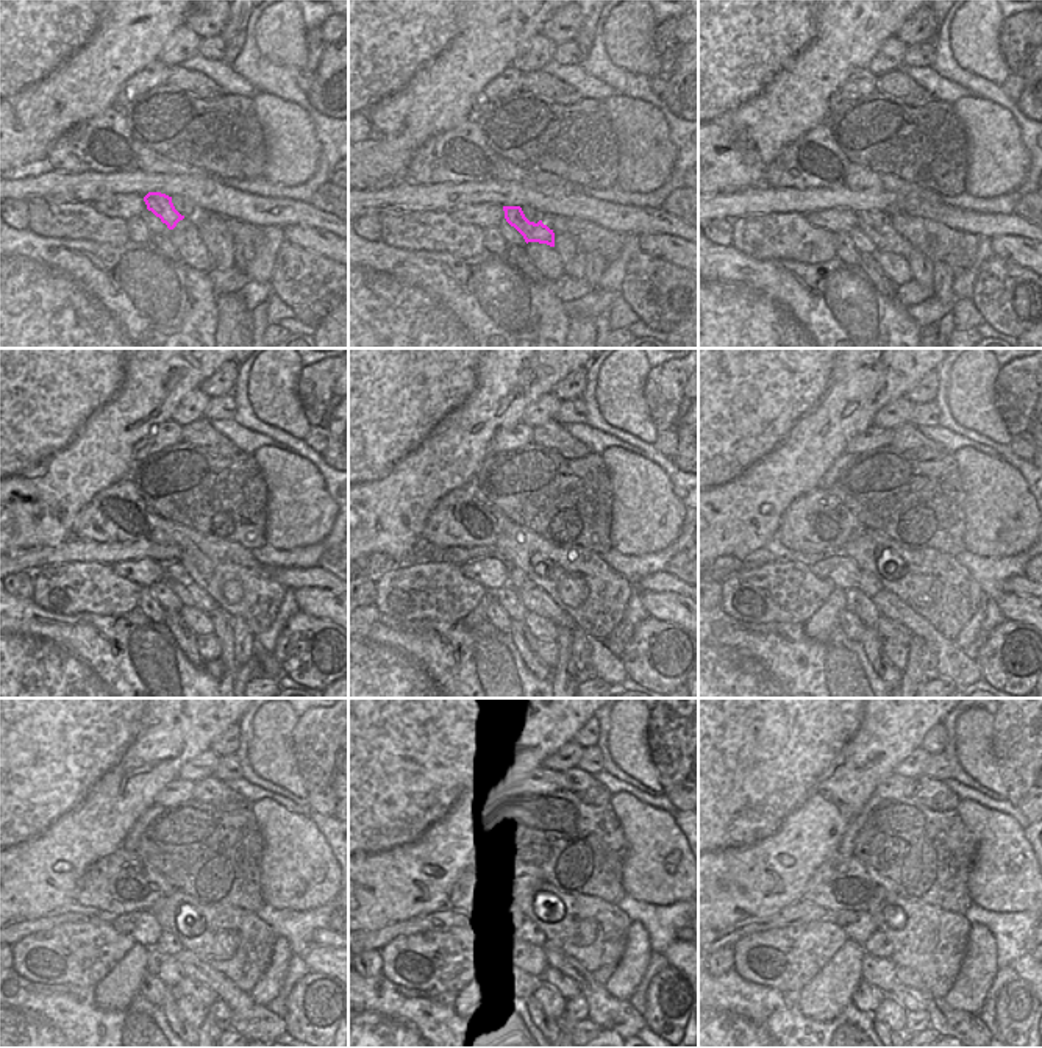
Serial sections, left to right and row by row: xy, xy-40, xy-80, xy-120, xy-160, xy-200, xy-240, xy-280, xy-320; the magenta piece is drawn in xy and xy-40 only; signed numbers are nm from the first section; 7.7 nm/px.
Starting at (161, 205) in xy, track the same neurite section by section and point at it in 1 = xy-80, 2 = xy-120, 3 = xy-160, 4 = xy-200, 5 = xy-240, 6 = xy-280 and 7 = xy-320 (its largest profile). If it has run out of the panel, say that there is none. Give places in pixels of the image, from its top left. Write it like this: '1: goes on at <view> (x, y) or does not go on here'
1: goes on at xy-80 (889, 239)
2: goes on at xy-120 (189, 594)
3: goes on at xy-160 (536, 600)
4: goes on at xy-200 (952, 663)
5: goes on at xy-240 (247, 1015)
6: goes on at xy-280 (603, 1014)
7: goes on at xy-320 (942, 1015)

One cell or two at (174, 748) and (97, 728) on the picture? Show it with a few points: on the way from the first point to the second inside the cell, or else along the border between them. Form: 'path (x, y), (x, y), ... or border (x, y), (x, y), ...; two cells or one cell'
path (155, 730), (116, 728); one cell

